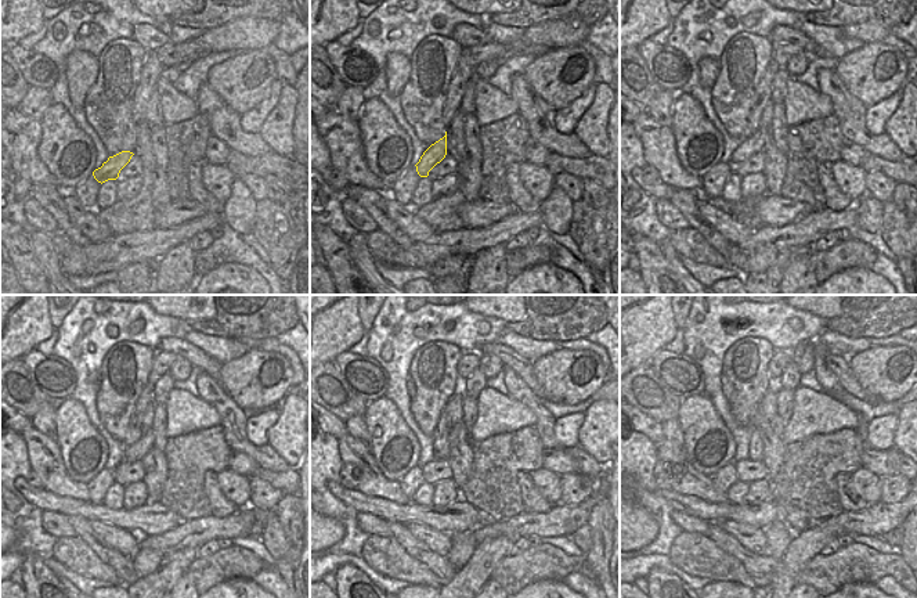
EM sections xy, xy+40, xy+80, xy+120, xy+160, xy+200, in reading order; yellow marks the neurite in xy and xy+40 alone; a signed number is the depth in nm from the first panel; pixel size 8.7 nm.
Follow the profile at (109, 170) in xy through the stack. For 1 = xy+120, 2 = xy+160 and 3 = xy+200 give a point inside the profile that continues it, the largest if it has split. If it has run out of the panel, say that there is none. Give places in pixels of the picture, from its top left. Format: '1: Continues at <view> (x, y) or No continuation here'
1: Continues at xy+120 (136, 451)
2: Continues at xy+160 (458, 432)
3: Continues at xy+200 (777, 422).

